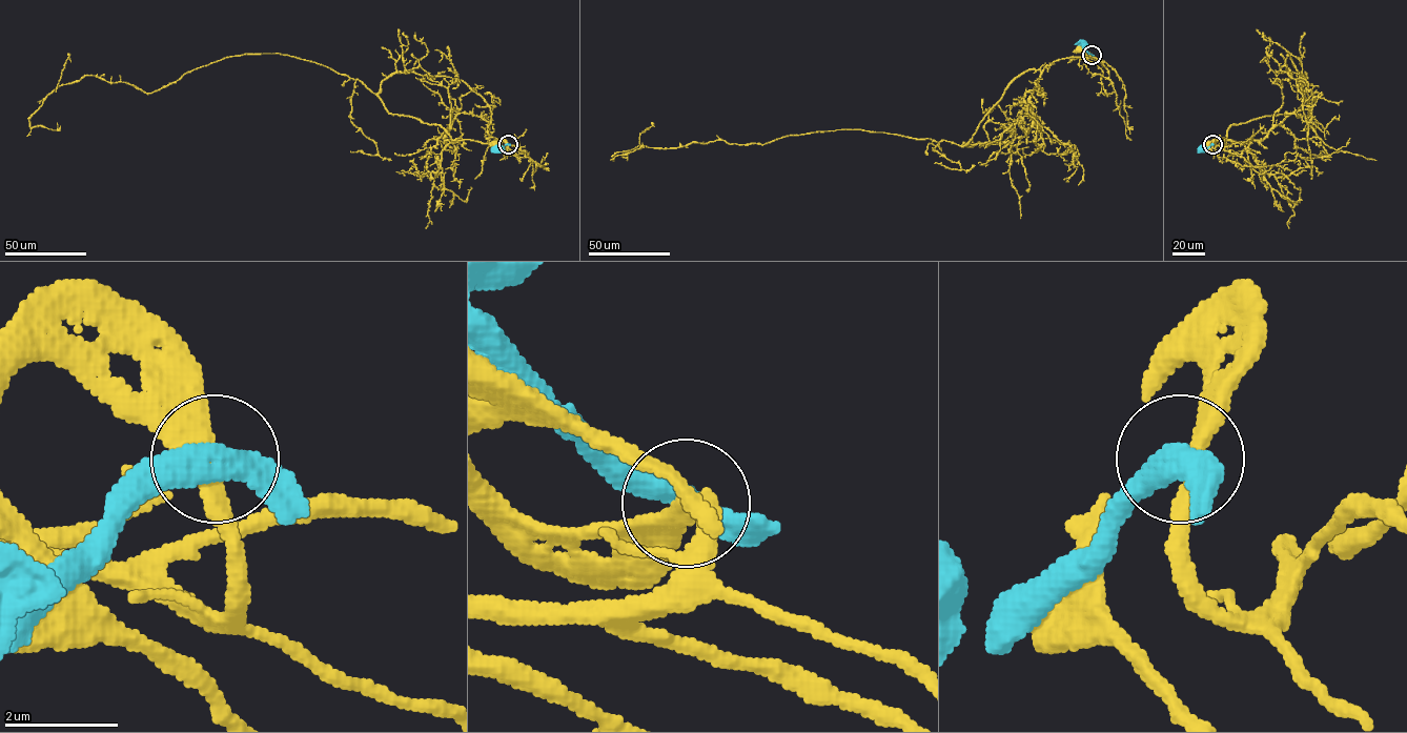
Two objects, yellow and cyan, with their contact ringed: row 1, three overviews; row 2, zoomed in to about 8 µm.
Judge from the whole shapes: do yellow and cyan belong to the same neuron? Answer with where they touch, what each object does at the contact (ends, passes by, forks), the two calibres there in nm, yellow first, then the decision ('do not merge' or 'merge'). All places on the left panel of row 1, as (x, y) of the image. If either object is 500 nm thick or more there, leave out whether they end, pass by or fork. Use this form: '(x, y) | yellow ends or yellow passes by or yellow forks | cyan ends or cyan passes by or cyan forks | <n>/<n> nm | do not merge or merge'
(508, 144) | yellow passes by | cyan passes by | 400/400 nm | do not merge

